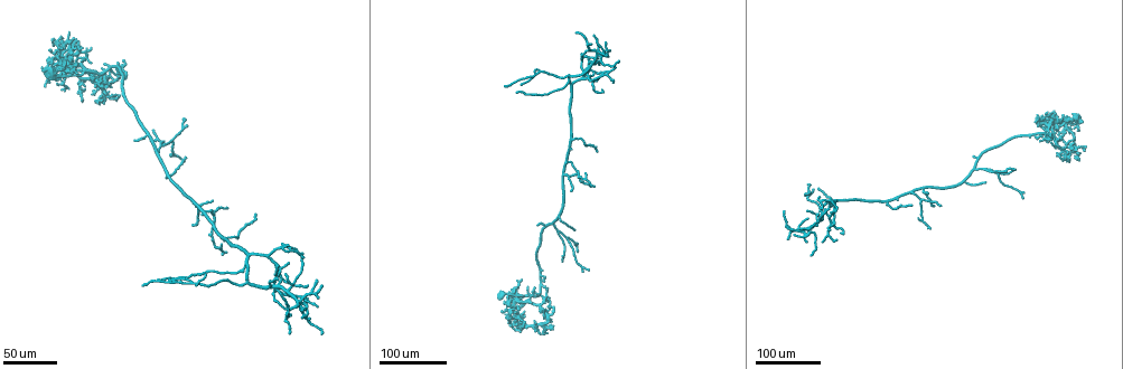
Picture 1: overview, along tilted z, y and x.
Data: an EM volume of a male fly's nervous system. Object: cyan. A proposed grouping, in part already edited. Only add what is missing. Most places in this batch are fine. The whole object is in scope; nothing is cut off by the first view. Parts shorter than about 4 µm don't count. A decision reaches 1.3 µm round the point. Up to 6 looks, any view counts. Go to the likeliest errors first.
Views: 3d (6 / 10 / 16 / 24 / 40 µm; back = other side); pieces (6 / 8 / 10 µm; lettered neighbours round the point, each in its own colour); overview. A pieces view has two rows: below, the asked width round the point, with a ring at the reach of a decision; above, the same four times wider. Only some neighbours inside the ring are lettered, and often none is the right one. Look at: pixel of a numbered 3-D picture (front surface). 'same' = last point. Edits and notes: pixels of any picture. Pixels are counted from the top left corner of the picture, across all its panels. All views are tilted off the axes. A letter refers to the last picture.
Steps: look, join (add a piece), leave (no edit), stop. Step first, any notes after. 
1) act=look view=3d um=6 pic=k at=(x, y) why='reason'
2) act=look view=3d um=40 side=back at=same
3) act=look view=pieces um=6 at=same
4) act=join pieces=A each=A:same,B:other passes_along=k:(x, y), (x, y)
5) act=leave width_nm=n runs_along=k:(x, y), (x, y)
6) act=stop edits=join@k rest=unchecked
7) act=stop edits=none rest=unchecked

act=look view=3d um=24 pic=1 at=(317, 307) why='end of a long branch'

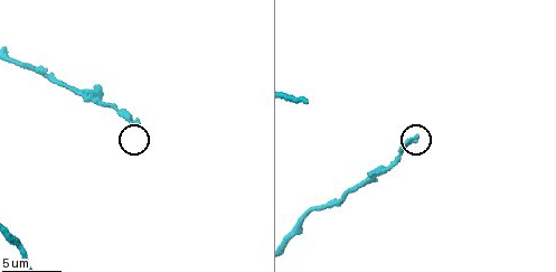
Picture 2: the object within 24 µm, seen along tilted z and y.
act=look view=pieces um=10 pic=2 at=(417, 136)

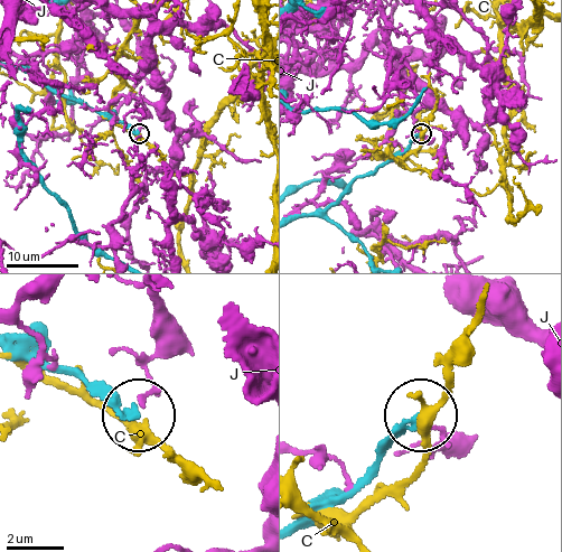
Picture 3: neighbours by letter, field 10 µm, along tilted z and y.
act=leave each=C:other,J:other found='none of them fits'

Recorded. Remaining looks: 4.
act=look view=3d um=24 pic=1 at=(839, 233) why='long arm stops here'

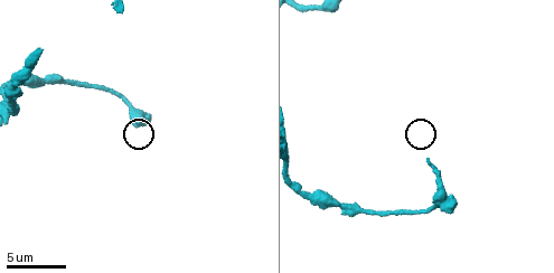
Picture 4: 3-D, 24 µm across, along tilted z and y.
act=look view=pieces um=10 pic=4 at=(426, 162)

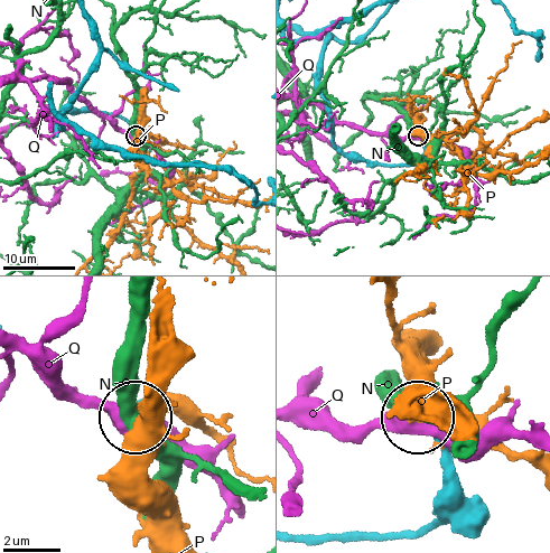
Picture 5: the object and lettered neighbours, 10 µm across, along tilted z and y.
act=leave each=N:other,P:other,Q:other found='none of them fits'

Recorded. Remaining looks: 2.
act=look view=3d um=40 pic=1 at=(141, 286) why='an open end'

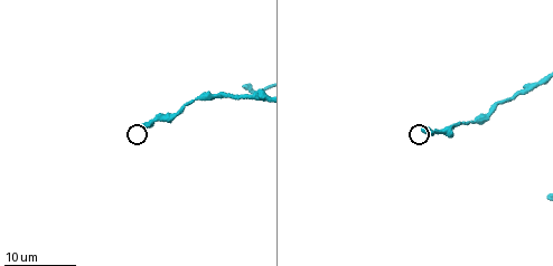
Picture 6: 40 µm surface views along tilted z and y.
act=look view=pieces um=6 pic=6 at=(142, 127)

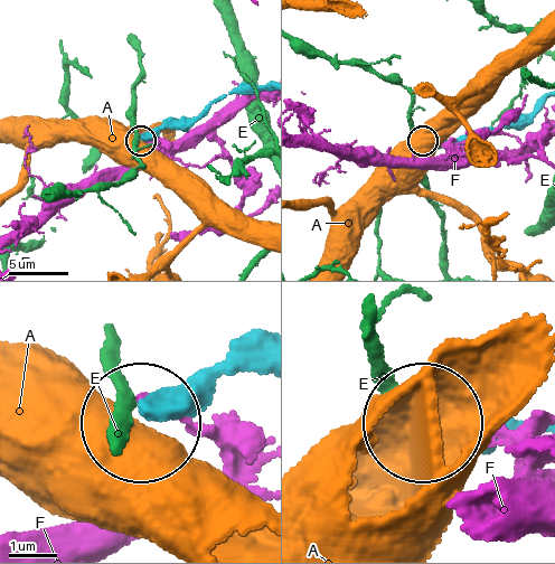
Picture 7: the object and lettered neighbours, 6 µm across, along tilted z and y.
act=leave each=A:other,E:other,F:other runs_along=7:(259, 369), (200, 378), (141, 412) found='no lettered piece goes on from it'

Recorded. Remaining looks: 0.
act=stop edits=none rest=unchecked

